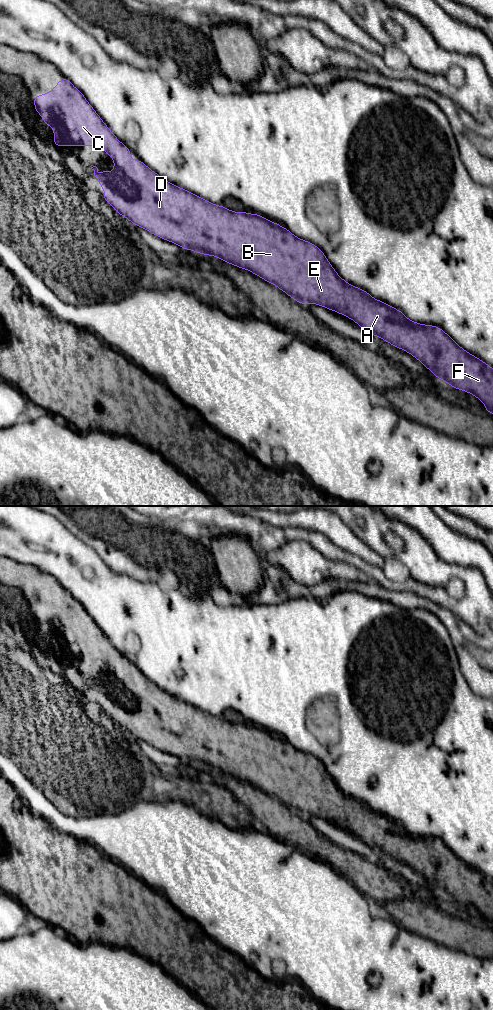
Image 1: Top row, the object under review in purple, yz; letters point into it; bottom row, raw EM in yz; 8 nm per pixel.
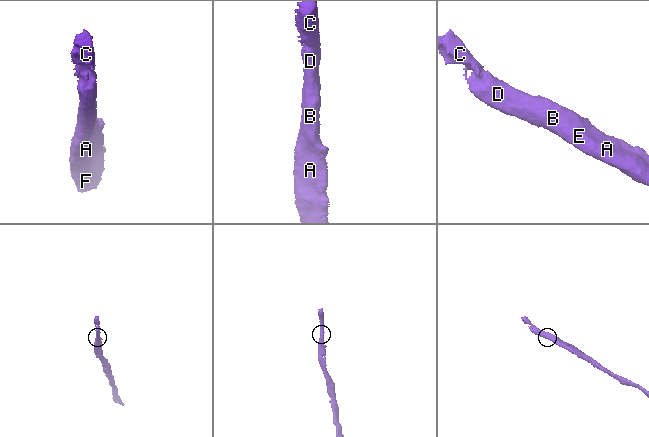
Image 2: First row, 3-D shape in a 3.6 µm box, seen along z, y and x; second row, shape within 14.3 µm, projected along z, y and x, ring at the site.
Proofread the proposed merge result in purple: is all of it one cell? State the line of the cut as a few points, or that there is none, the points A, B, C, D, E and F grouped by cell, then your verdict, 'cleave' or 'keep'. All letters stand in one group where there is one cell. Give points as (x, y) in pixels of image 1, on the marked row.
cut none; groups A B C D E F; keep

